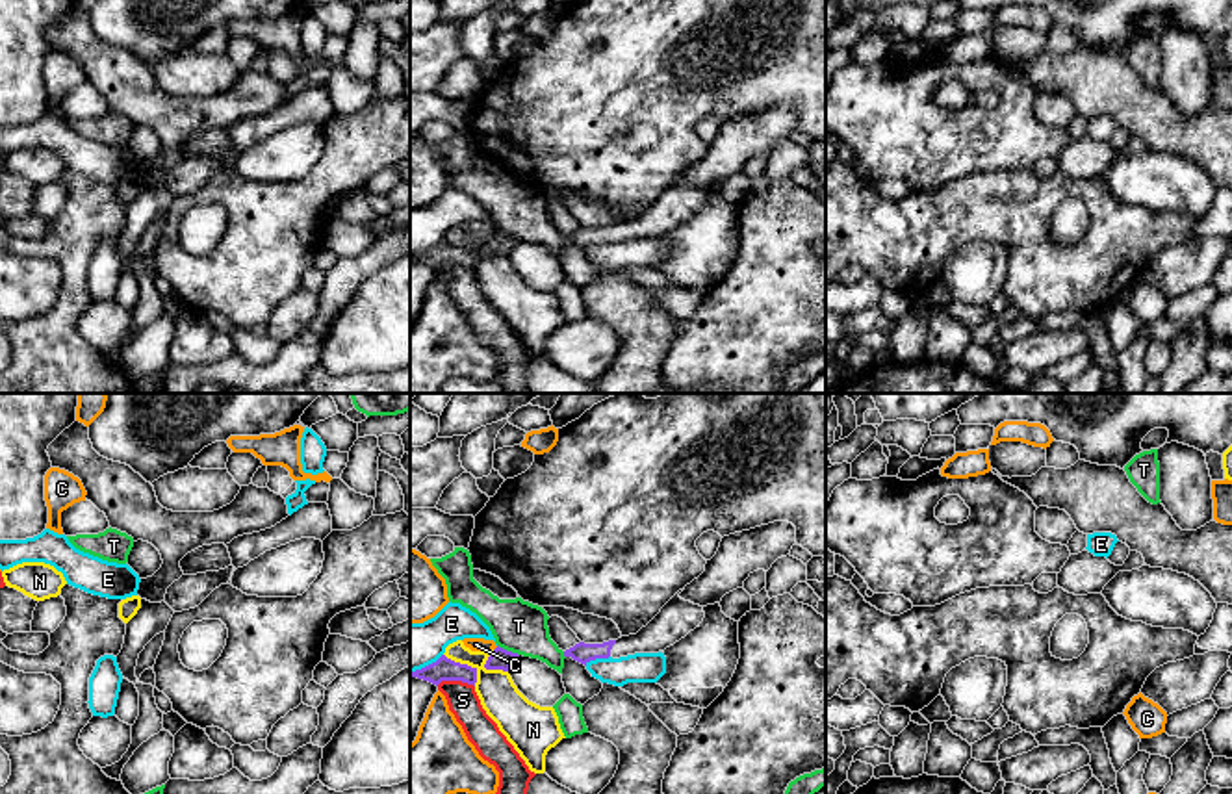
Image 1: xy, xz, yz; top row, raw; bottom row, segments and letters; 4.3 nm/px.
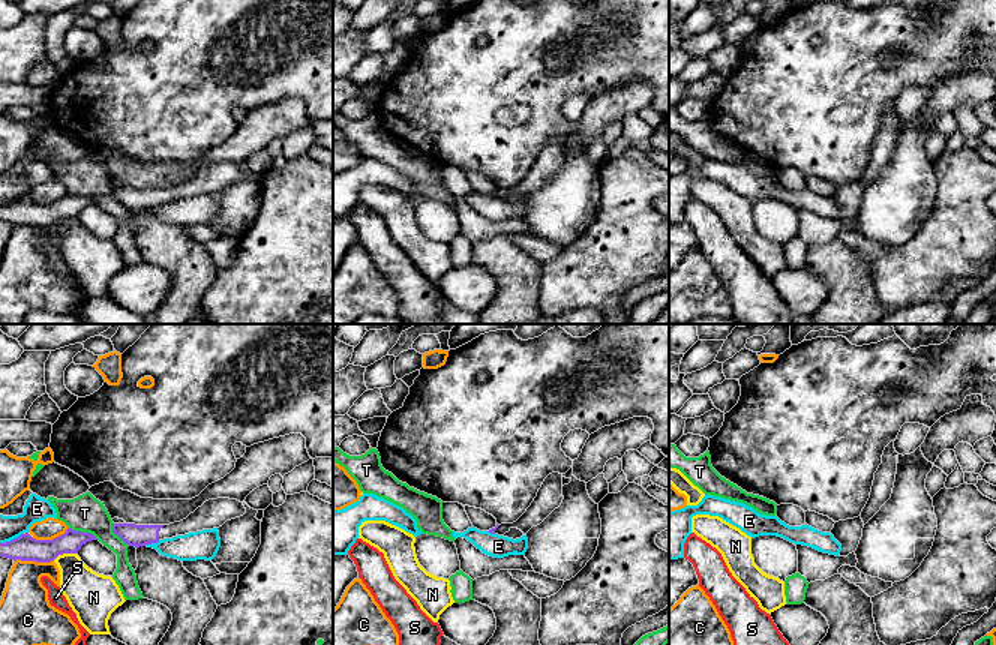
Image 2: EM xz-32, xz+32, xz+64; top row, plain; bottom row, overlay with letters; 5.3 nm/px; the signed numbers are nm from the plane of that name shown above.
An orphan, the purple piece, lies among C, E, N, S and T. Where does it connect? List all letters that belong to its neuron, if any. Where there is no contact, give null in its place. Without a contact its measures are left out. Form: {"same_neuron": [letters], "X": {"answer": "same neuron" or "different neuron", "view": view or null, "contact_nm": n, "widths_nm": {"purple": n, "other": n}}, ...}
{"same_neuron": [], "C": {"answer": "different neuron", "view": "xz", "contact_nm": 30, "widths_nm": {"purple": 90, "other": 60}}, "E": {"answer": "different neuron", "view": "xz", "contact_nm": 120, "widths_nm": {"purple": 90, "other": 130}}, "N": {"answer": "different neuron", "view": "xz", "contact_nm": 200, "widths_nm": {"purple": 100, "other": 170}}, "S": {"answer": "different neuron", "view": "xz", "contact_nm": 170, "widths_nm": {"purple": 100, "other": 140}}, "T": {"answer": "different neuron", "view": "xz", "contact_nm": 110, "widths_nm": {"purple": 90, "other": 220}}}

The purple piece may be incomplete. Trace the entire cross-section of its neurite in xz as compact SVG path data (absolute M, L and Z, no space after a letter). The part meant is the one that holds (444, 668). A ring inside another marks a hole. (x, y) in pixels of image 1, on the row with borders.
M442 655L436 662L429 664L421 670L410 672L410 677L429 681L436 686L442 681L462 681L462 683L475 686L477 668L455 662L455 660L447 659L445 655Z

